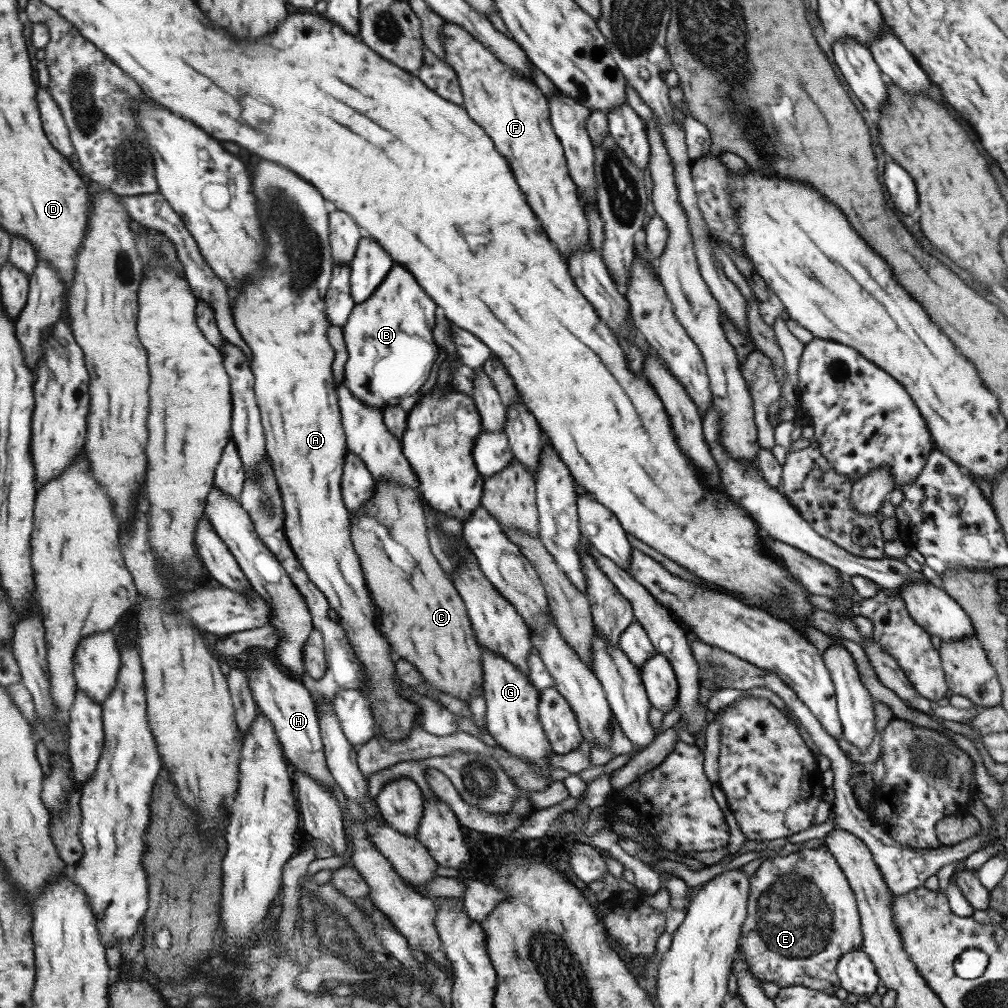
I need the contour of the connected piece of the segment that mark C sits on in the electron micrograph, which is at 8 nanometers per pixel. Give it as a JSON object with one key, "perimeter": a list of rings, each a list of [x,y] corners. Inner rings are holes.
{"perimeter":[[[398,482],[377,483],[374,498],[360,512],[353,514],[353,545],[360,556],[361,568],[368,581],[367,588],[372,592],[378,627],[399,628],[397,640],[393,630],[384,632],[392,644],[392,652],[411,663],[427,684],[431,684],[439,692],[451,694],[453,698],[459,698],[467,703],[473,690],[482,690],[480,648],[460,594],[456,592],[452,579],[441,571],[441,567],[429,551],[427,527],[418,496],[417,489],[413,490]]]}

